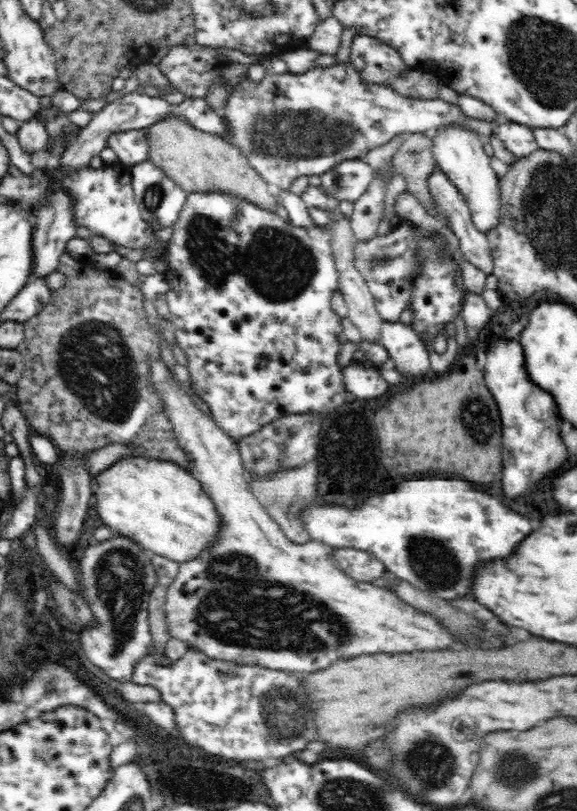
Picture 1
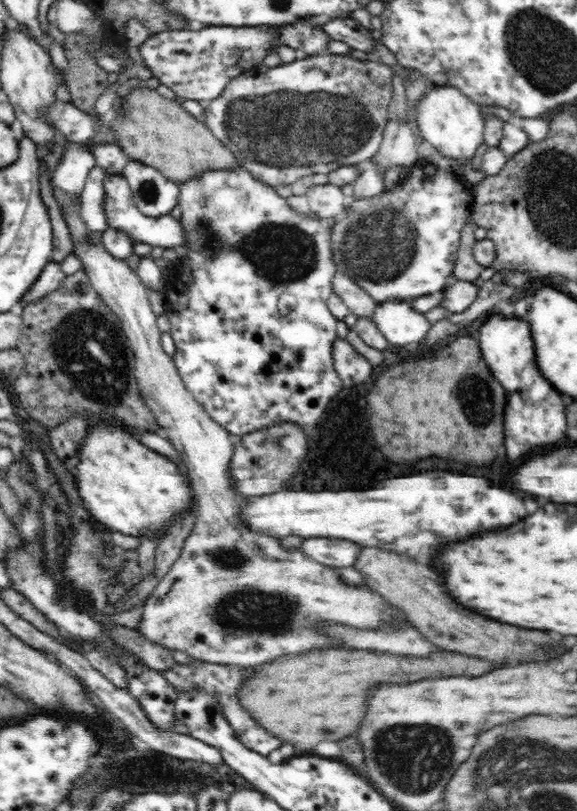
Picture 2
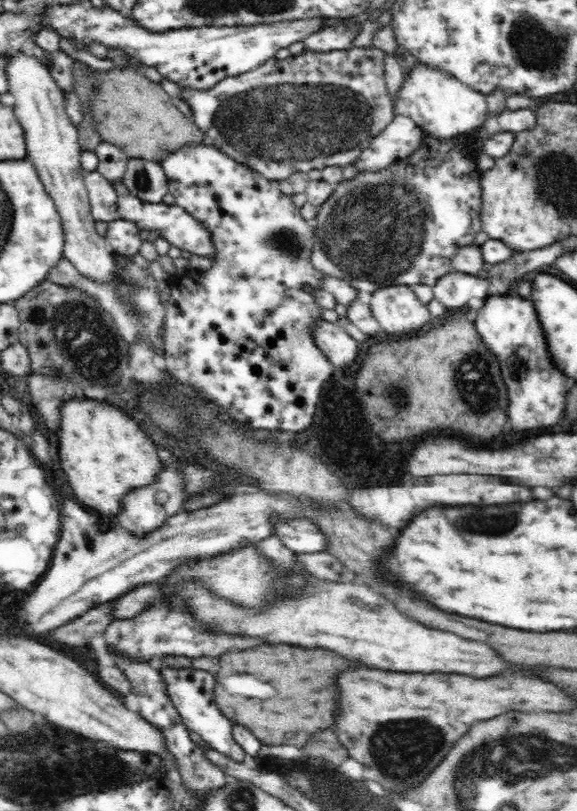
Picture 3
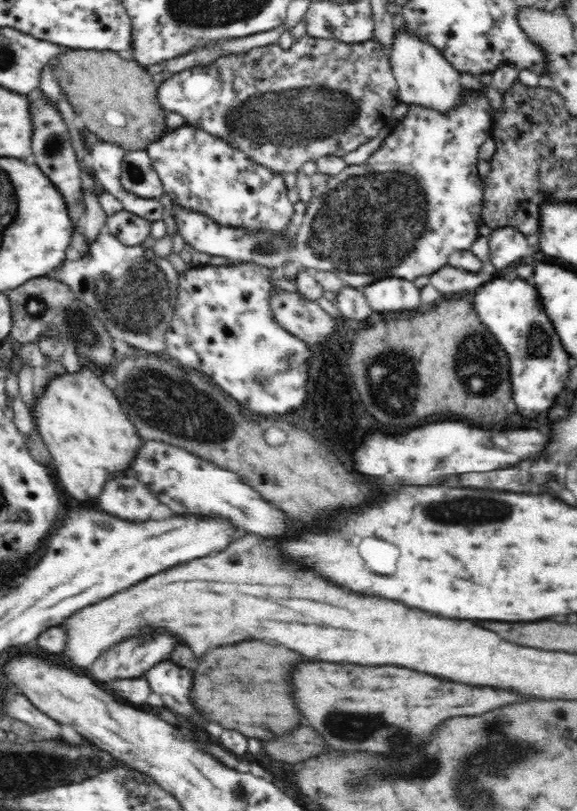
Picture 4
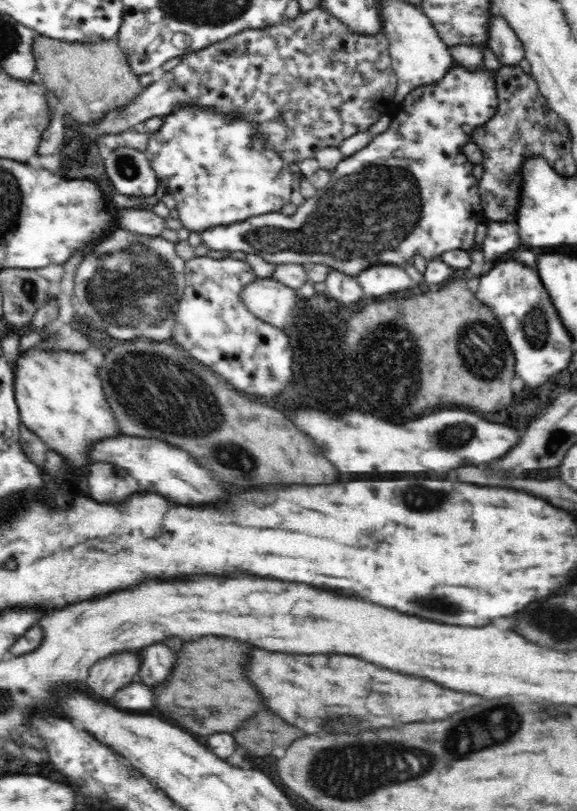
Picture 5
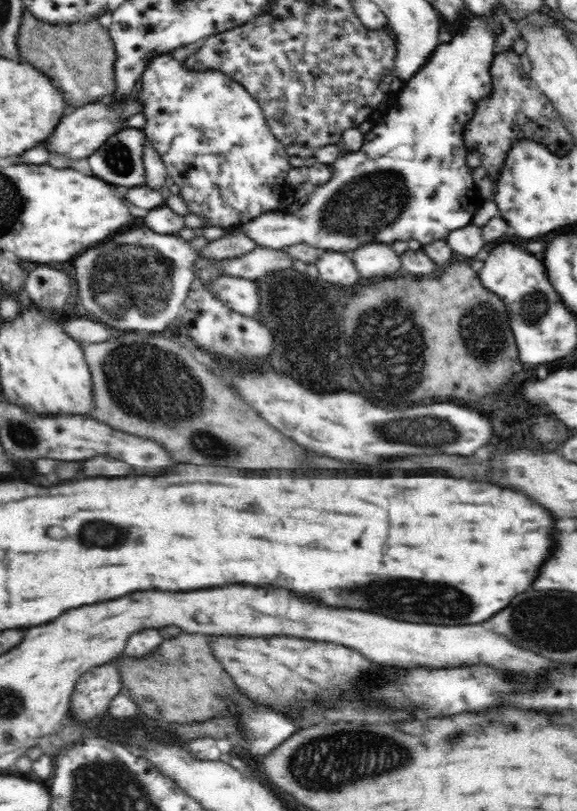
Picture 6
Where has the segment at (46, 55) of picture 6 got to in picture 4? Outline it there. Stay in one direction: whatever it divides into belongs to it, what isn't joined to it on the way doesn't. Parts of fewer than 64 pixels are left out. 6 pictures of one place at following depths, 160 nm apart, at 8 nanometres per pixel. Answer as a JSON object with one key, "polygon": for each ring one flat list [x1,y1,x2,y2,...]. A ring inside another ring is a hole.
{"polygon":[[64,49,56,57,58,57,58,64,54,66,56,68,54,70,55,82,58,83,61,90,66,92,77,116,84,118,86,124,82,127,96,134,98,139,117,144,126,151,131,149,146,151,150,142,162,138,170,130,164,123,167,112,161,110,155,102,155,90,158,89,158,86,152,81,152,74,135,60,121,58,114,51,82,49]]}

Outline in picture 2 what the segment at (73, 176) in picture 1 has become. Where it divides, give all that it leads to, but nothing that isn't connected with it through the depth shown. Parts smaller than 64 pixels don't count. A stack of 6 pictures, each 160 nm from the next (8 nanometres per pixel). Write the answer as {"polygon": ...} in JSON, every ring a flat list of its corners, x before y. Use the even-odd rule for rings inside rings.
{"polygon":[[105,173,104,178,104,192,107,198,104,202,104,213,106,213,109,227,128,235,134,244,150,244,150,246,163,246,164,248,185,246,186,233,182,229,181,220,175,220,171,214,161,218,145,216,134,203,126,177,122,174,109,175]]}

